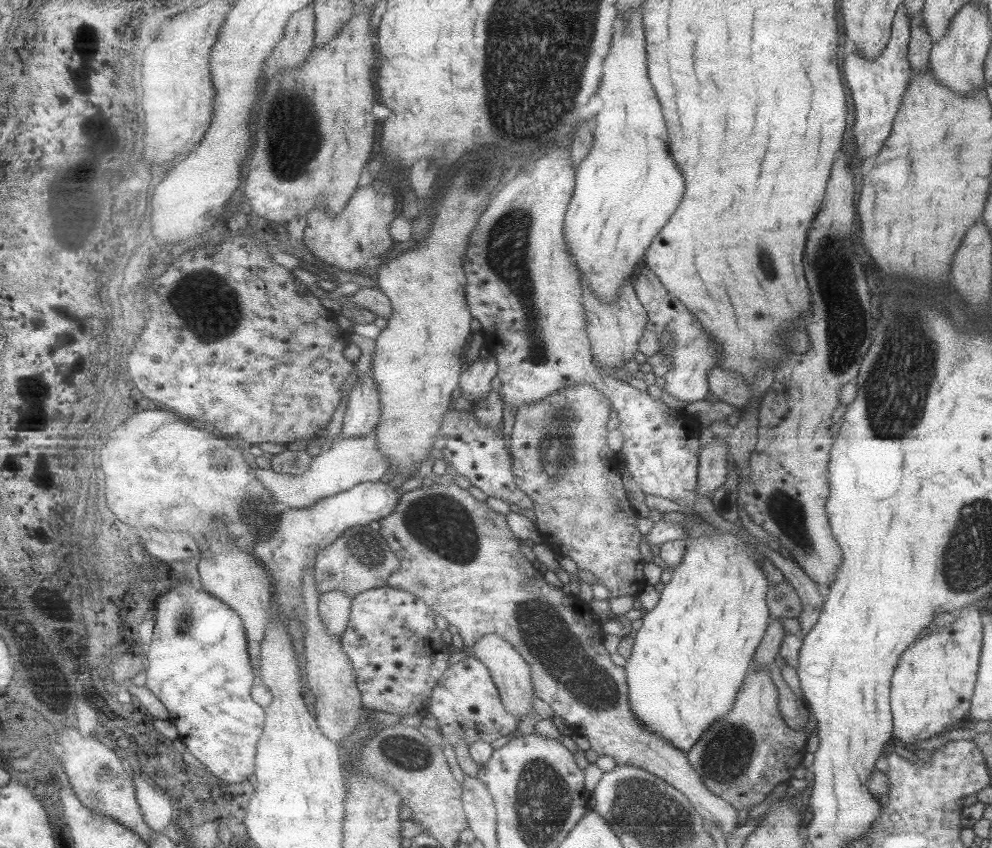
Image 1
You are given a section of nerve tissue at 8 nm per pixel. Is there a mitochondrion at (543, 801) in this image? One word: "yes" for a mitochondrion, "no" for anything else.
yes

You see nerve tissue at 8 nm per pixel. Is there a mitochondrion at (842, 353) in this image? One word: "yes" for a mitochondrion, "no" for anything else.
yes

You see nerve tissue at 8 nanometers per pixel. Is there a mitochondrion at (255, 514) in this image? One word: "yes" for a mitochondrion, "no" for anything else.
yes

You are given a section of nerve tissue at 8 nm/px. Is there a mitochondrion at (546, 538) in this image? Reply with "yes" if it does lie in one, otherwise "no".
no

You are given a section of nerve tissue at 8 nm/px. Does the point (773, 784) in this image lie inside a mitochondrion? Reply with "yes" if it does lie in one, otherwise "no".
no

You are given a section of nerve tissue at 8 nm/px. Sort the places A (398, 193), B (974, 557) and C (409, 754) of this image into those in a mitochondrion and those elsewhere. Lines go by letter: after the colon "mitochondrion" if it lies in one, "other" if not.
A: other
B: mitochondrion
C: mitochondrion

